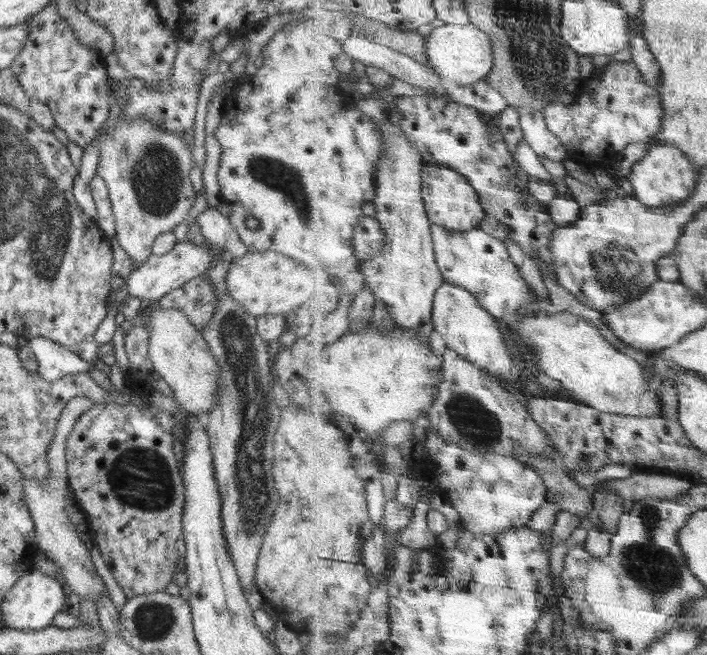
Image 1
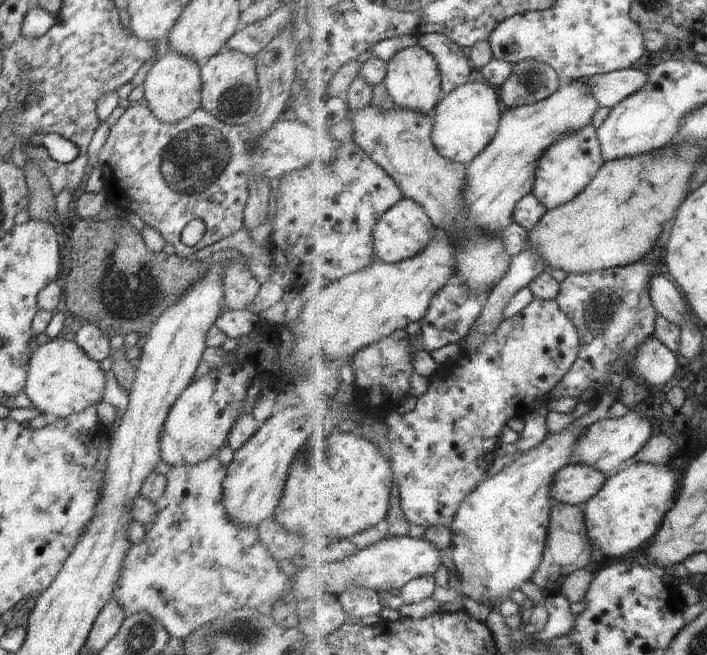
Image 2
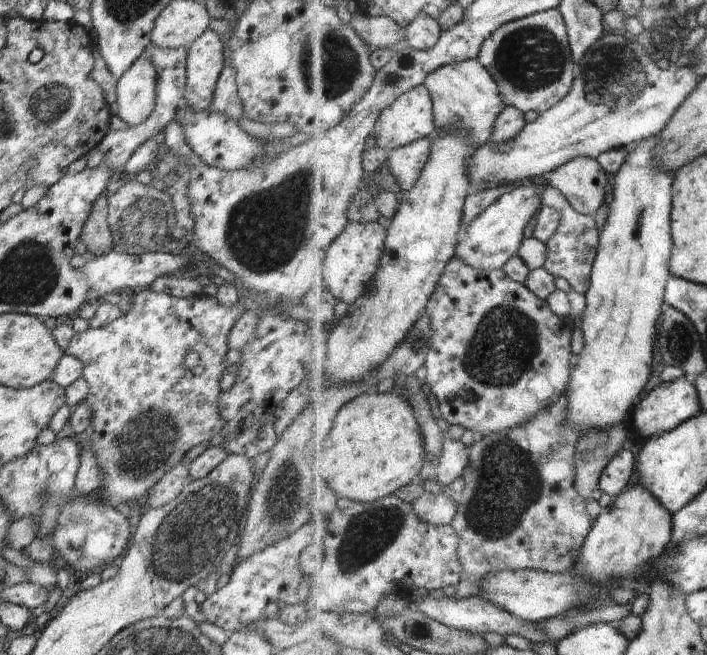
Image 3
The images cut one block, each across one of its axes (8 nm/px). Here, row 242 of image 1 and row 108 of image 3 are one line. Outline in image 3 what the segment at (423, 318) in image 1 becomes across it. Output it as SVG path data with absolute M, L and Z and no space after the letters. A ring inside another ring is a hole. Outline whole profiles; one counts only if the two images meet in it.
M424 84L417 86L403 94L392 106L383 110L381 120L375 130L378 144L389 152L408 146L421 138L433 136L437 132L435 119L435 104L433 94L429 86Z

